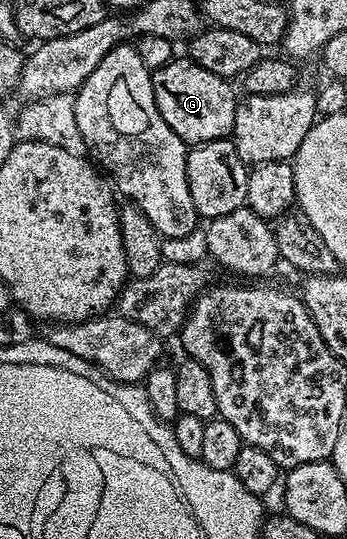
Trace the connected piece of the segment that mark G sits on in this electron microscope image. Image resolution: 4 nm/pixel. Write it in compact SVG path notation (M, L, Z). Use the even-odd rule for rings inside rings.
M170 59L168 64L151 72L155 106L159 114L163 114L163 122L167 122L167 126L189 146L226 139L233 131L239 103L239 96L229 85L232 83L224 76L211 74L211 70L203 70L203 66L191 59L177 59Z

